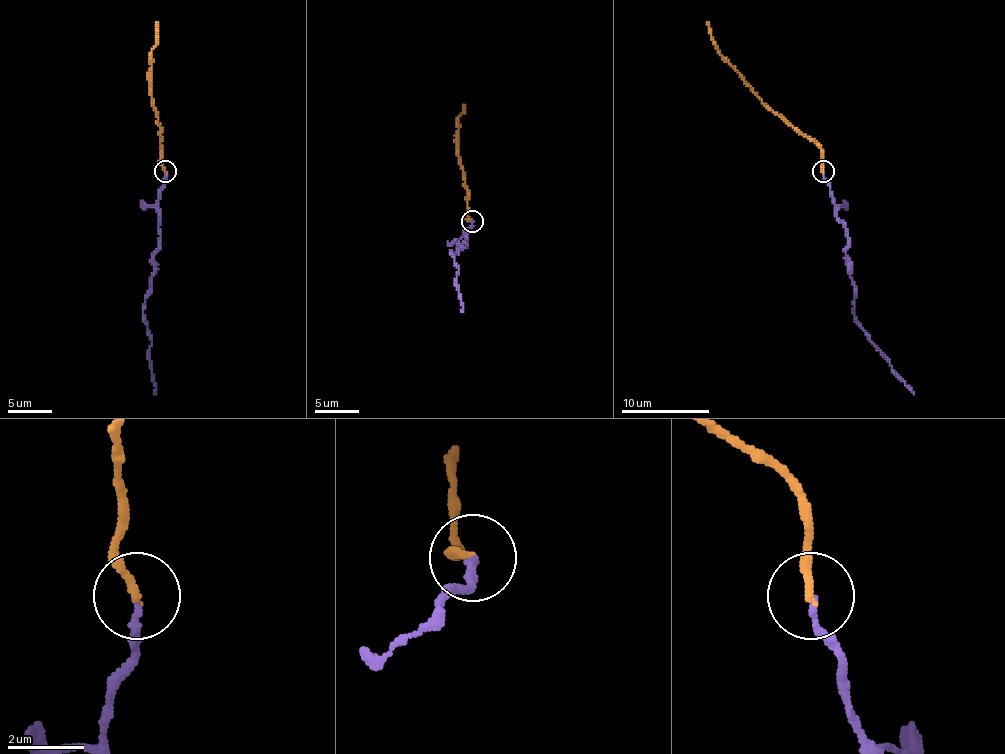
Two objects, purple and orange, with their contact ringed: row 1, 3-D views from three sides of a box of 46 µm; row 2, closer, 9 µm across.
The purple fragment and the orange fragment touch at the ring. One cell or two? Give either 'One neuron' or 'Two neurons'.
One neuron

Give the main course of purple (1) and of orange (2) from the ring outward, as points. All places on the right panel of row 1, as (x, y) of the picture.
1: (823, 172), (834, 200), (834, 216), (847, 238), (845, 253), (854, 286), (854, 321), (913, 394)
2: (823, 172), (821, 150), (753, 90), (720, 53), (706, 22)

